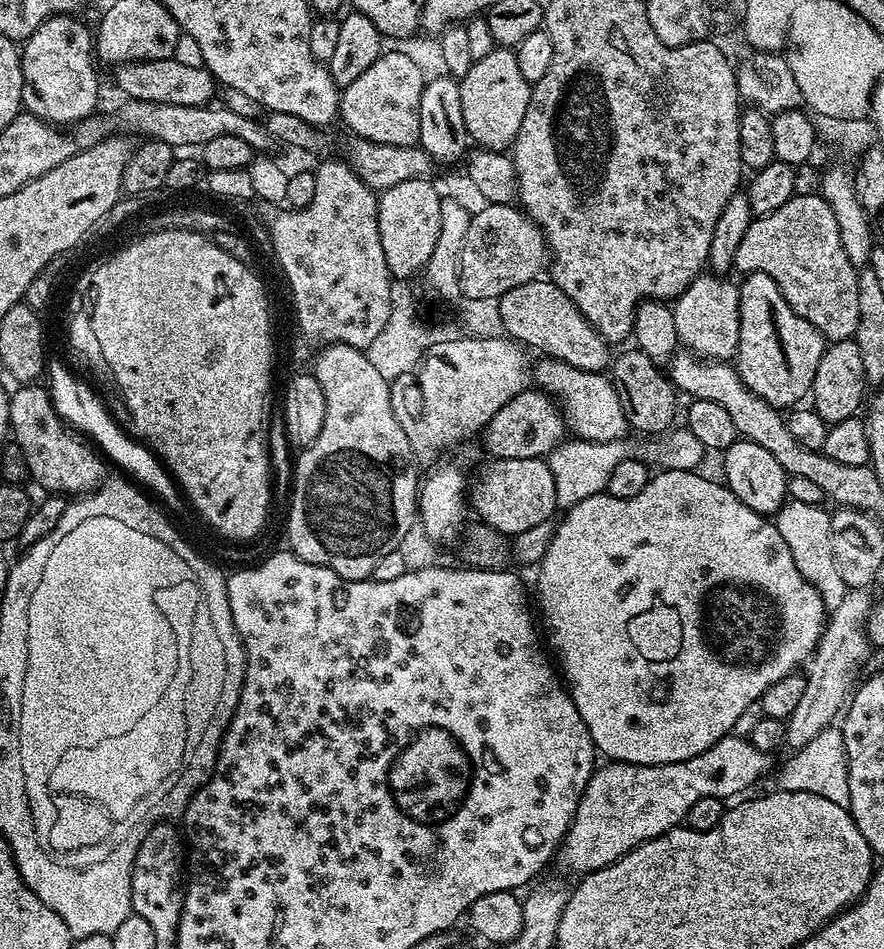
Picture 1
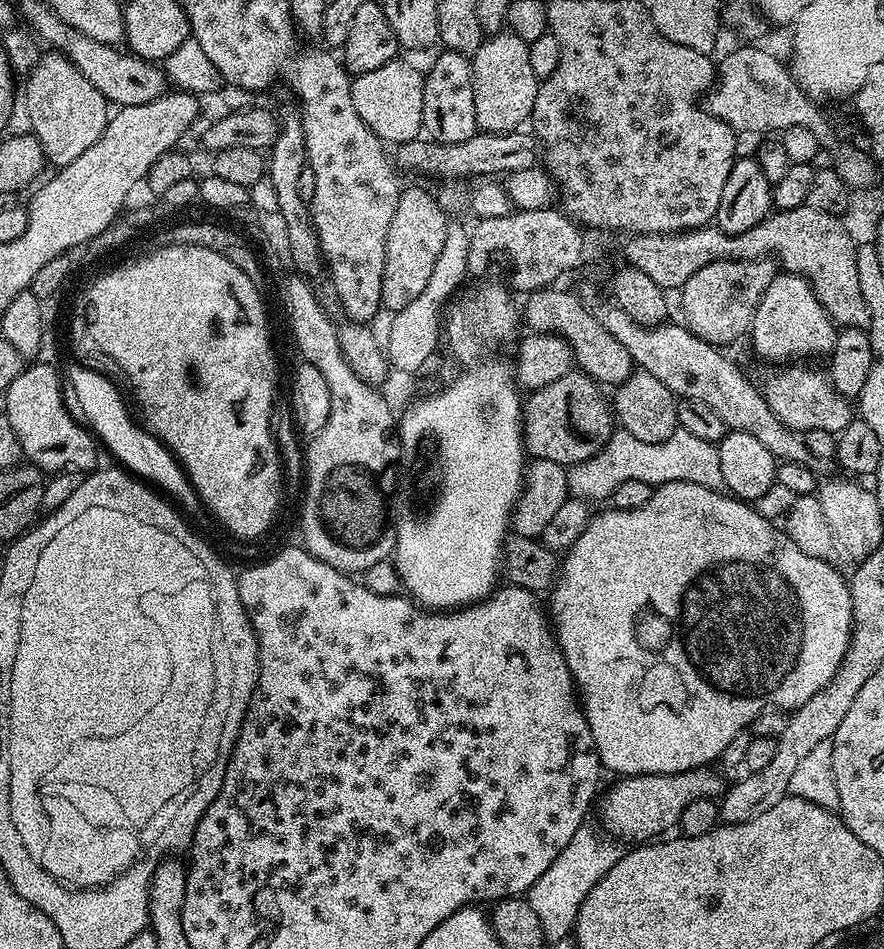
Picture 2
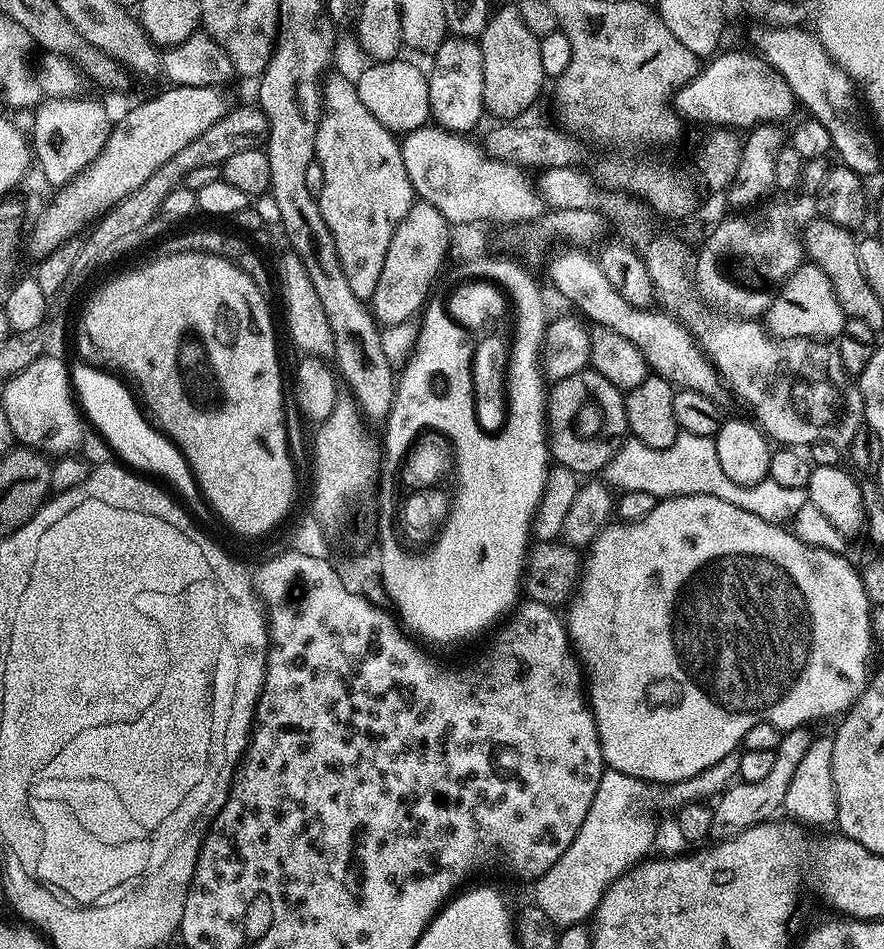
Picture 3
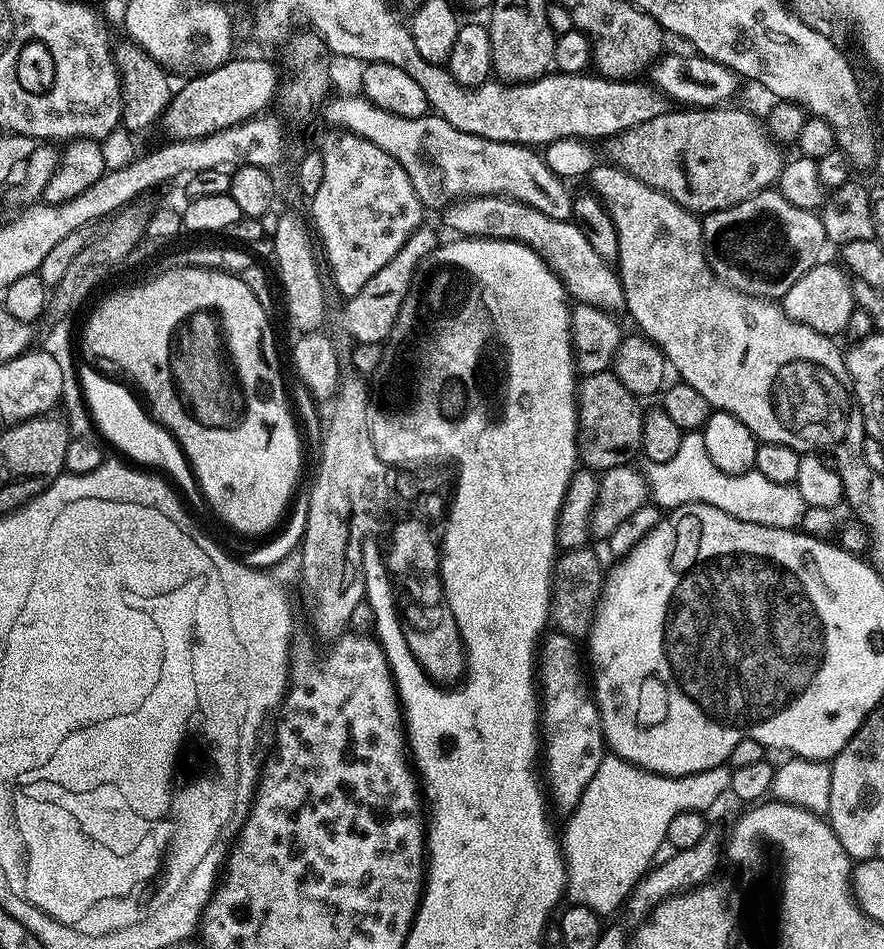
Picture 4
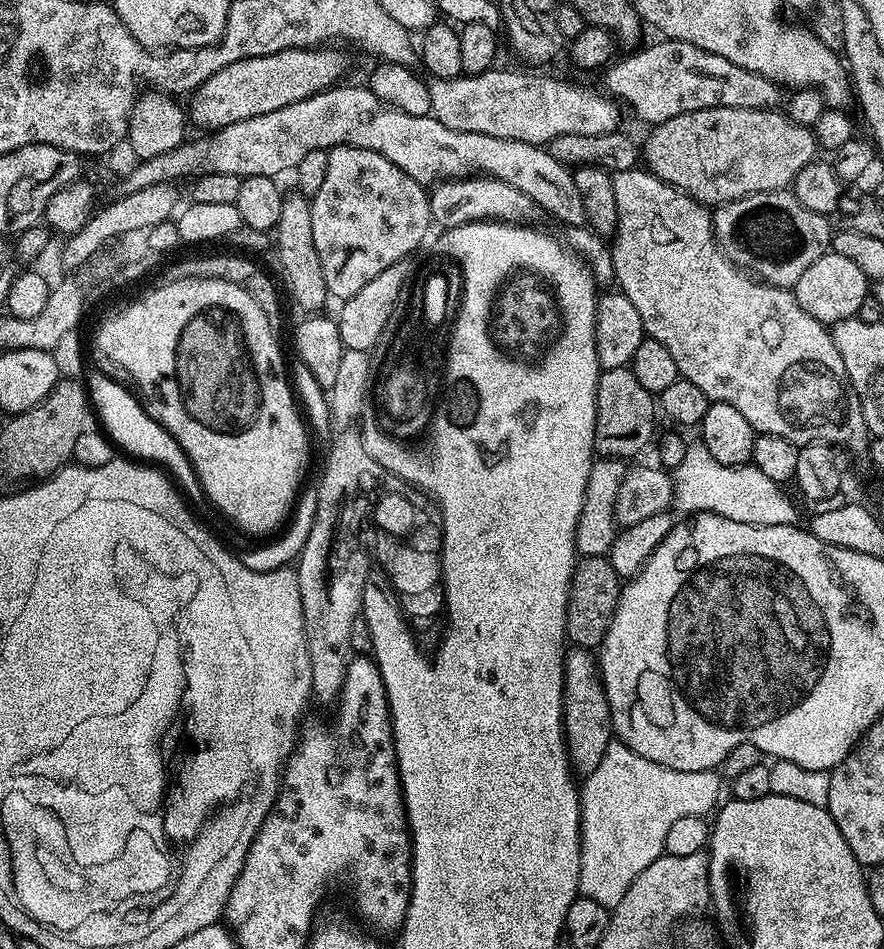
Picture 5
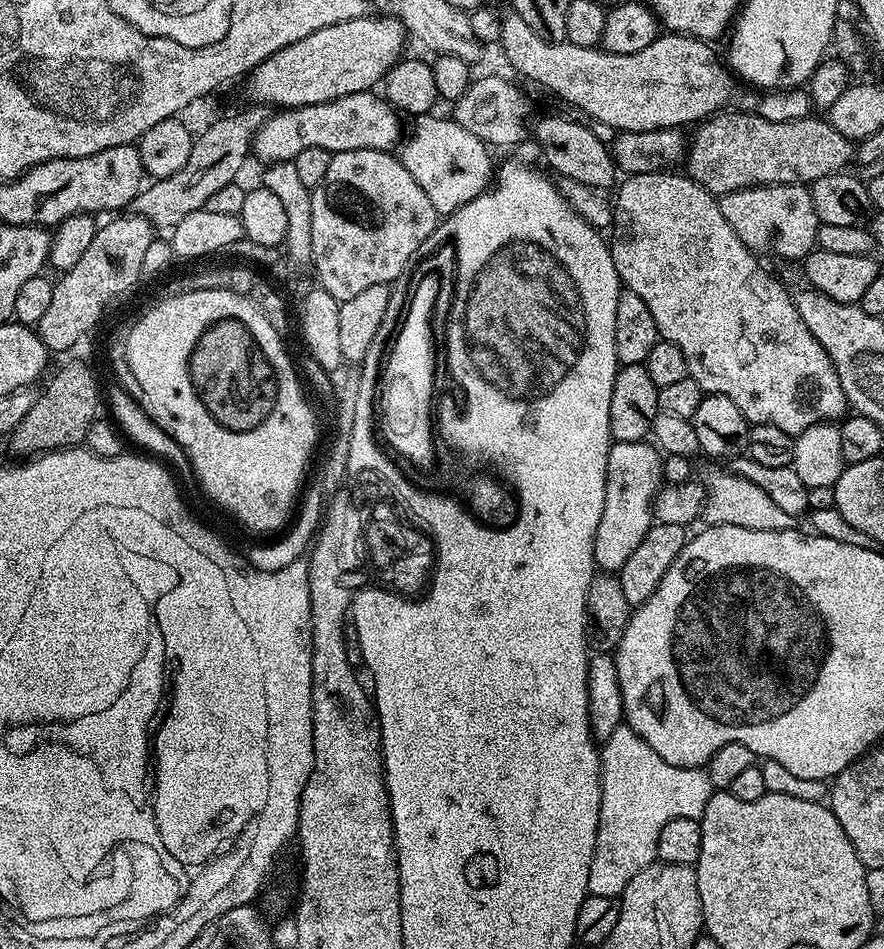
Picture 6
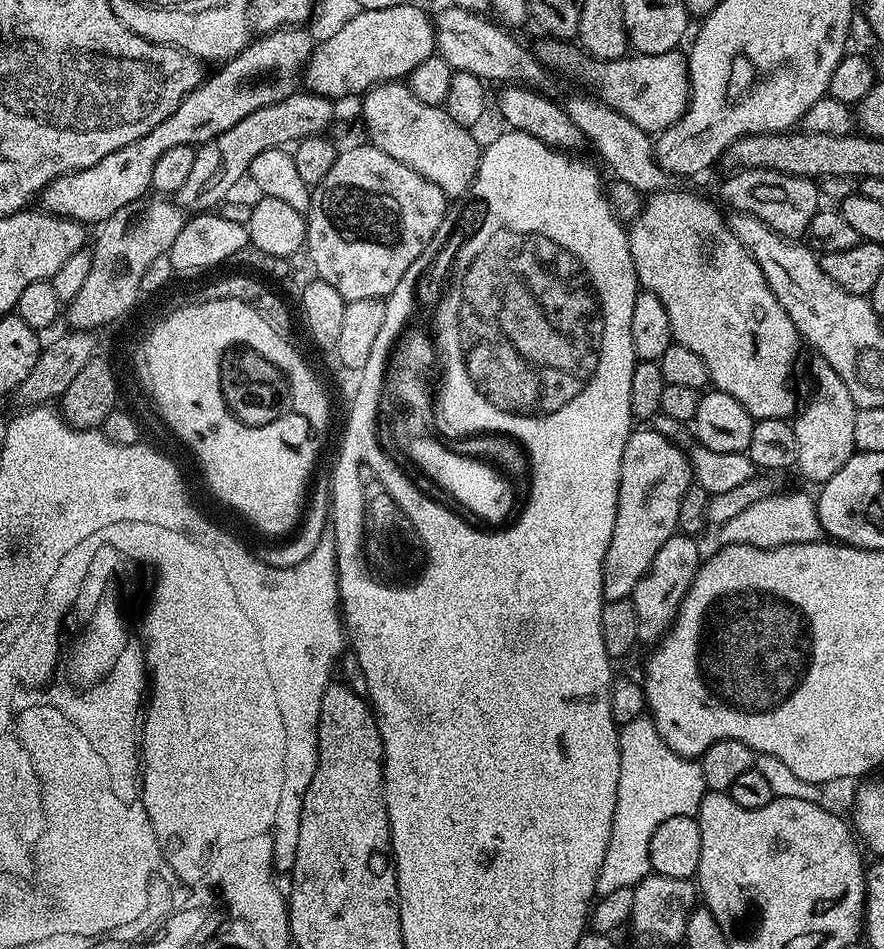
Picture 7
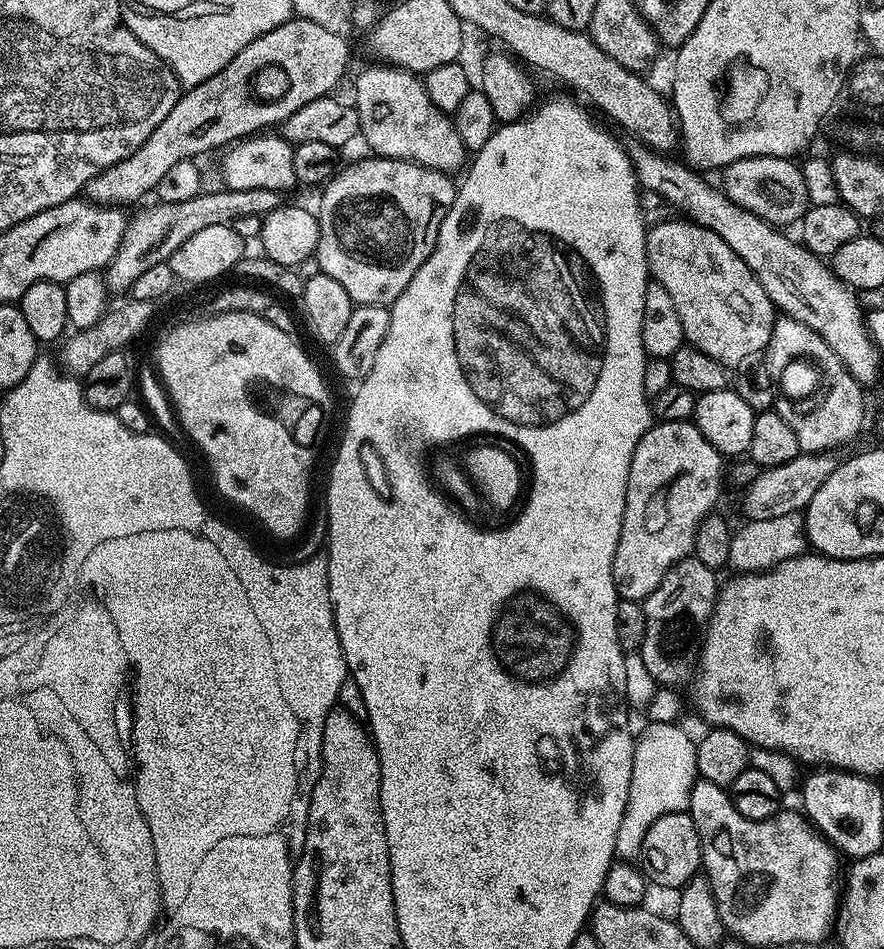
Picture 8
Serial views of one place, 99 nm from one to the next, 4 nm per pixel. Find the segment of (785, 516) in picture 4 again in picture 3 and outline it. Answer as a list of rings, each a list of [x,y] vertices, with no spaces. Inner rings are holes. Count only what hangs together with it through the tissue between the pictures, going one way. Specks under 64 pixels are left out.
[[[681,431],[669,448],[651,448],[635,438],[625,440],[618,454],[608,463],[606,480],[613,489],[626,492],[646,490],[646,494],[654,494],[658,498],[710,494],[714,498],[722,498],[722,502],[730,502],[730,506],[738,506],[742,510],[750,510],[750,514],[758,514],[758,518],[781,526],[792,522],[795,515],[798,514],[798,510],[809,503],[808,493],[805,489],[778,486],[778,482],[773,480],[766,479],[754,486],[738,486],[738,482],[730,482],[730,478],[726,478],[726,474],[722,474],[722,466],[718,462],[718,450],[716,449],[715,439],[710,436],[699,436],[698,434]]]

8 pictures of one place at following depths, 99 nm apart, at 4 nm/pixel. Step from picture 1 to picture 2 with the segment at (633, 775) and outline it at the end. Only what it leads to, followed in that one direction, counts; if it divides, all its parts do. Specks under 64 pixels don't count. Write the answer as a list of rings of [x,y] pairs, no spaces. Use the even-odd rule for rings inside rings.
[[[699,766],[674,774],[642,774],[617,779],[617,784],[609,786],[604,801],[603,796],[599,801],[599,823],[603,831],[621,841],[648,842],[653,838],[663,837],[667,828],[675,829],[679,825],[682,810],[686,810],[690,802],[698,798],[716,798],[725,791],[726,783],[713,768],[715,767]]]

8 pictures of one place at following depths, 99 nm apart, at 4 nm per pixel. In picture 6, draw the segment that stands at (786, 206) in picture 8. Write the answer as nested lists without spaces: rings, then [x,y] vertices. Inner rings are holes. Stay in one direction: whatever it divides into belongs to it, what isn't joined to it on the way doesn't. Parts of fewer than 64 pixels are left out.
[[[761,184],[759,188],[743,188],[719,197],[722,218],[730,222],[734,234],[754,254],[769,252],[772,256],[781,256],[784,260],[803,261],[809,252],[817,247],[816,235],[820,229],[820,219],[814,210],[811,191],[802,184]]]

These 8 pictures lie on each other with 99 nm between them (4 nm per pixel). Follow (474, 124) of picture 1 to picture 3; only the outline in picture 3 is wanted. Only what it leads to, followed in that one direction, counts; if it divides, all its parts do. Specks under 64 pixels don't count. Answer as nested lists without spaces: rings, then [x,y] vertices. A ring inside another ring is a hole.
[[[508,4],[491,13],[488,25],[479,37],[482,50],[482,90],[484,107],[489,113],[500,116],[501,121],[509,121],[527,110],[540,96],[546,77],[542,70],[542,50],[540,37],[536,36],[523,21],[519,7]]]

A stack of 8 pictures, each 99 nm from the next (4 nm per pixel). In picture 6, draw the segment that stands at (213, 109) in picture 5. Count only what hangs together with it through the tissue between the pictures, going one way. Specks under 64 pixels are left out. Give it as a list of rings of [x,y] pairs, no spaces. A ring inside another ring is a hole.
[[[369,14],[314,30],[314,34],[306,34],[306,38],[266,57],[248,73],[248,96],[252,99],[249,101],[283,110],[314,106],[350,94],[373,91],[405,55],[404,38],[404,24],[392,14],[380,17]]]

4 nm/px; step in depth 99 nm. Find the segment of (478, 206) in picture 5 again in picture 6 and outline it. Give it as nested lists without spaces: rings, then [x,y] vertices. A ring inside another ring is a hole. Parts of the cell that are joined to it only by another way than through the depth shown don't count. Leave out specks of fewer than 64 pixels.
[[[436,115],[415,117],[413,124],[416,125],[409,136],[407,133],[398,159],[406,166],[406,170],[410,170],[410,174],[414,174],[426,198],[430,198],[437,217],[443,218],[487,192],[494,180],[494,167],[492,156],[488,153],[491,152],[489,145],[470,134],[470,130],[466,130],[456,119],[443,120]]]

